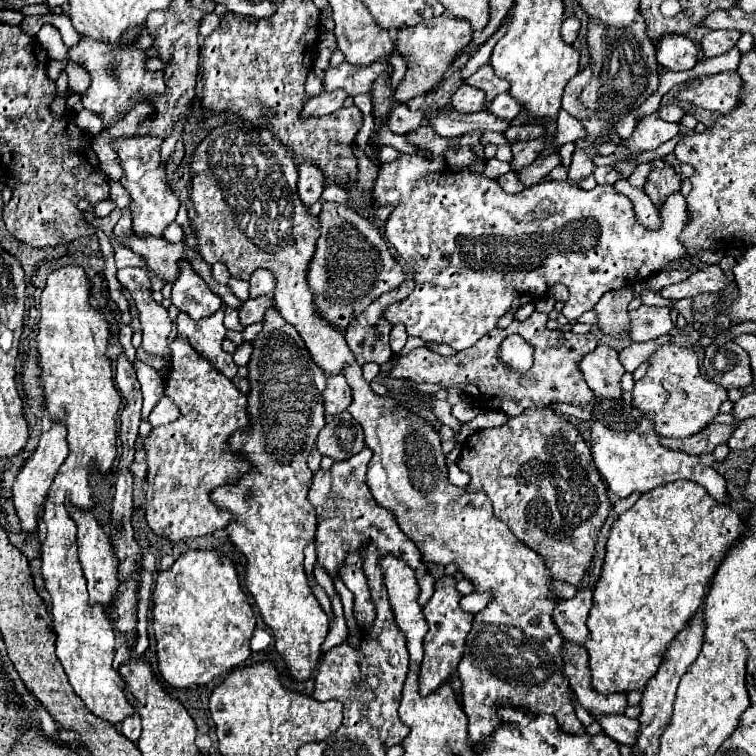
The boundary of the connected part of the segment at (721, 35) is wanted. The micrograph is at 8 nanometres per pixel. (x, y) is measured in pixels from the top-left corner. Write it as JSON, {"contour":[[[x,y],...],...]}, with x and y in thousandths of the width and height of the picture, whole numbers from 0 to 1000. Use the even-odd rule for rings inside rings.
{"contour":[[[939,41],[931,52],[929,52],[929,67],[931,75],[944,75],[944,73],[955,73],[960,67],[966,67],[976,52],[979,52],[979,41]]]}

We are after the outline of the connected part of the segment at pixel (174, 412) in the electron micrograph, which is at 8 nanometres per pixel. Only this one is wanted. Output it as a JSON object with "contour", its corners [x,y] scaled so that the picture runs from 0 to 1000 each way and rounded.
{"contour":[[[214,525],[214,528],[209,530],[209,536],[201,541],[201,546],[196,549],[196,560],[198,560],[201,565],[212,565],[212,562],[220,562],[220,560],[228,560],[235,549],[238,549],[235,538],[233,538],[225,528]]]}

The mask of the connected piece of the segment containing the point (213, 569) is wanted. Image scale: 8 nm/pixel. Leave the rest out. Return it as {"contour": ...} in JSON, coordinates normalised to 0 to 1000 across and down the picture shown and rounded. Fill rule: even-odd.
{"contour":[[[251,726],[225,753],[212,755],[201,795],[209,882],[222,906],[278,903],[331,869],[331,843],[339,816],[307,742],[283,726]]]}

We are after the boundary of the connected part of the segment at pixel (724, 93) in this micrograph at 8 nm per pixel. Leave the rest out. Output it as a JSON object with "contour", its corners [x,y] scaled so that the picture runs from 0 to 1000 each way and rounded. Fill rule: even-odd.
{"contour":[[[950,97],[926,102],[929,110],[921,115],[902,118],[894,131],[913,134],[939,147],[963,149],[981,134],[981,104],[976,97]]]}

